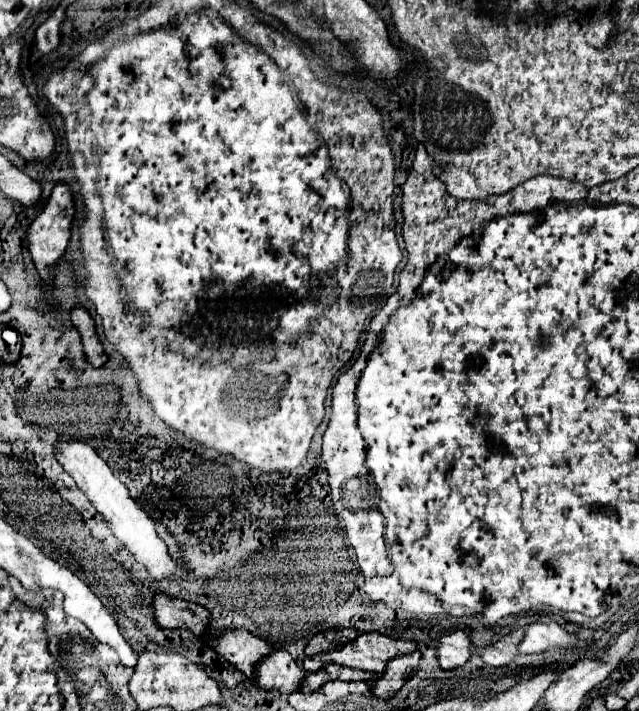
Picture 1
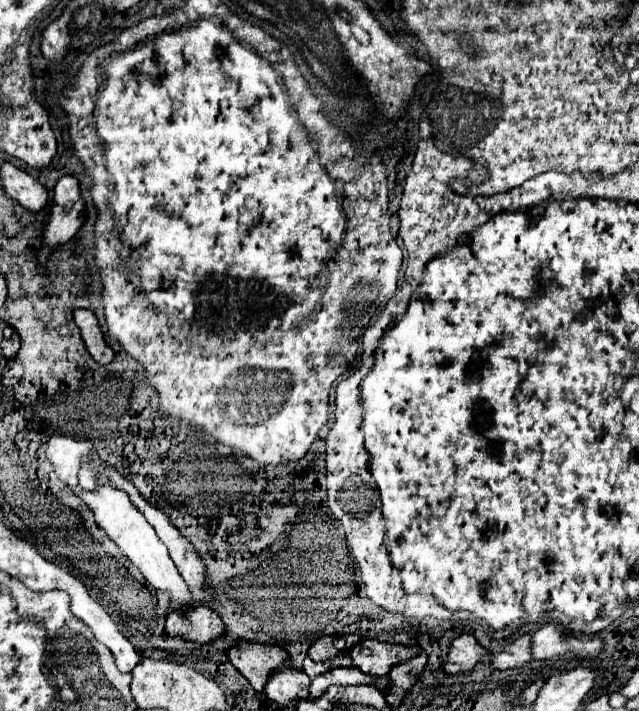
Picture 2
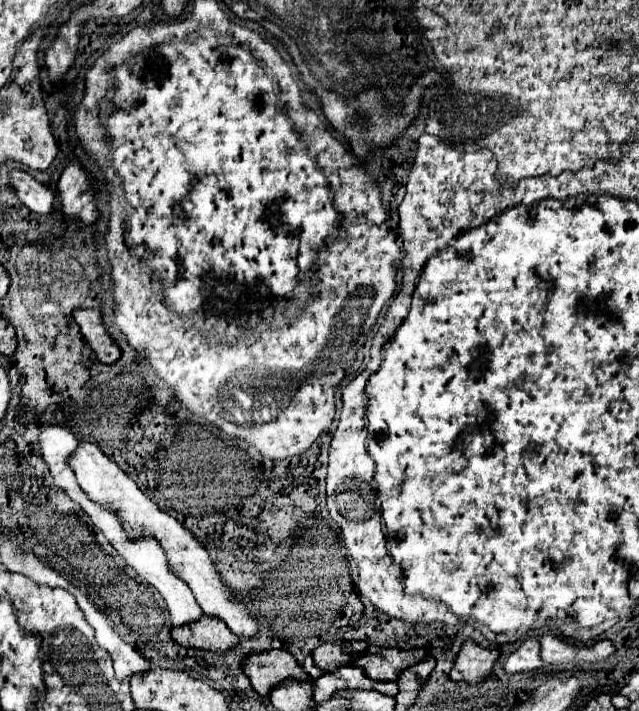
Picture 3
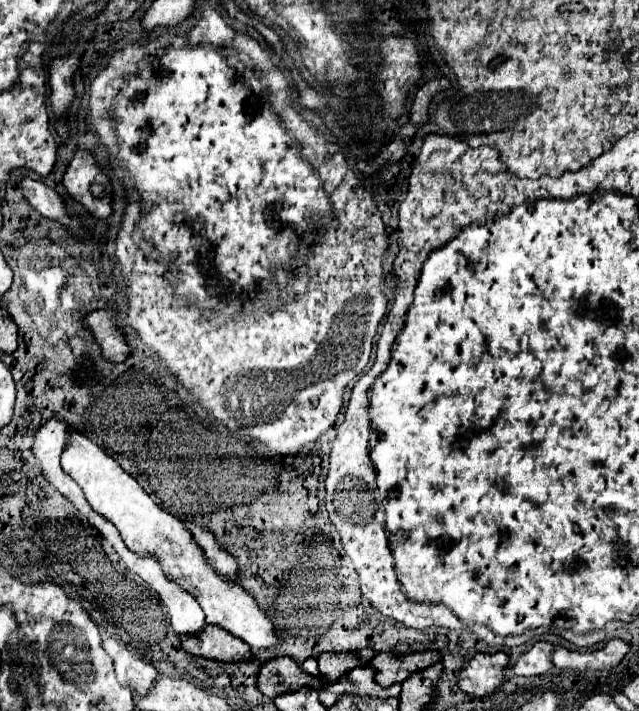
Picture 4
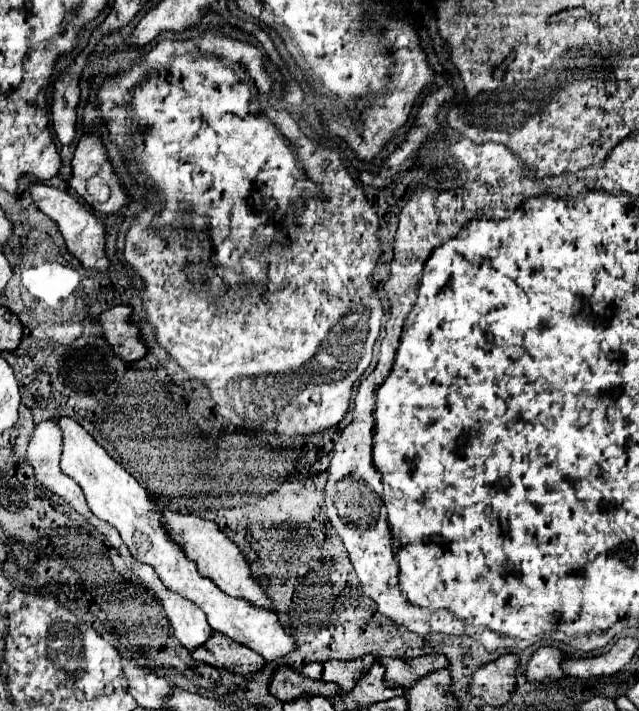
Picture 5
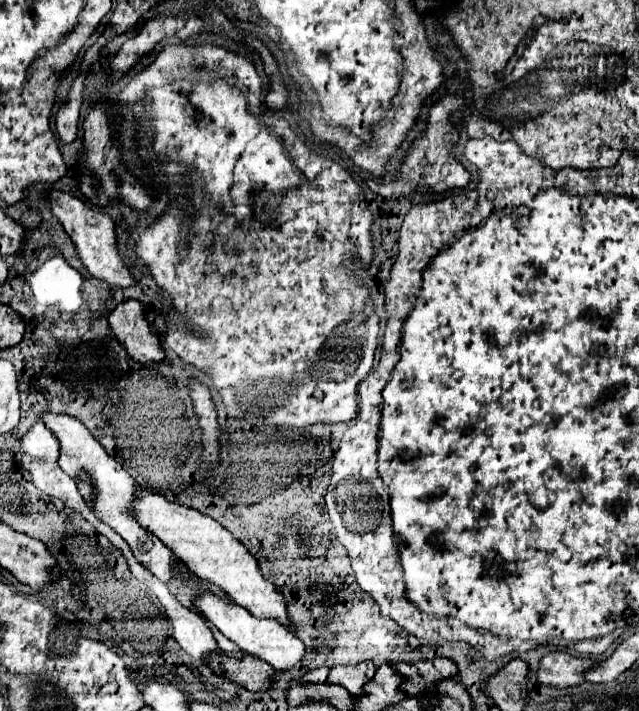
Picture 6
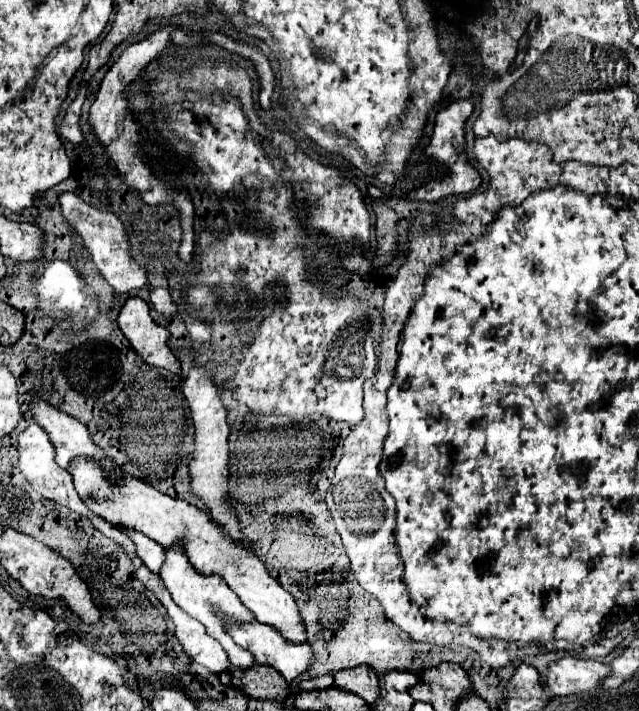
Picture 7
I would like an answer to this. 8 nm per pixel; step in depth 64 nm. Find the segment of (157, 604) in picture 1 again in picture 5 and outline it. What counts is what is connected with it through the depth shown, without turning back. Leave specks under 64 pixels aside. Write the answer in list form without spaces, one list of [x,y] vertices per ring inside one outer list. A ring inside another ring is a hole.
[[[212,630],[212,636],[208,638],[208,644],[204,644],[204,648],[196,648],[196,652],[192,652],[192,658],[212,666],[228,668],[242,676],[250,676],[264,666],[264,658],[260,654],[252,652],[244,644],[234,642],[232,638],[220,636],[220,632],[216,630]]]

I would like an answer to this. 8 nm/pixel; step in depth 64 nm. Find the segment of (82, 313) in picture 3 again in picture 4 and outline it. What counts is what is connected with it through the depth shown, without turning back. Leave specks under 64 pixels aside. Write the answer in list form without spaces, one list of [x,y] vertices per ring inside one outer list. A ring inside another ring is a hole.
[[[94,310],[82,316],[82,326],[92,332],[102,350],[102,358],[106,358],[108,362],[124,362],[130,354],[130,348],[112,324],[112,316],[112,310]]]

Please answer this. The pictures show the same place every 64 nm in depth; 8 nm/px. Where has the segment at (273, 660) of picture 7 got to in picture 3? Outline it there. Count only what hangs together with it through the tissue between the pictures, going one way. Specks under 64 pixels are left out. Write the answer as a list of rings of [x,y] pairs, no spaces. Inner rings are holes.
[[[82,442],[80,448],[72,454],[70,458],[70,466],[78,478],[80,488],[94,500],[100,504],[112,502],[112,508],[116,508],[120,512],[120,518],[128,530],[128,534],[134,538],[140,532],[150,532],[154,534],[154,538],[162,544],[162,548],[168,554],[168,562],[172,566],[172,570],[190,586],[192,594],[196,596],[196,602],[200,604],[200,608],[204,610],[204,614],[208,616],[216,616],[220,620],[226,622],[226,626],[234,632],[234,634],[242,634],[242,636],[254,636],[258,632],[258,622],[254,616],[248,614],[248,610],[242,604],[232,602],[232,594],[224,588],[218,572],[212,566],[210,556],[206,554],[206,550],[194,540],[194,536],[172,516],[168,516],[166,512],[162,512],[138,486],[134,480],[130,480],[110,458],[106,458],[100,448],[96,444],[90,442]]]

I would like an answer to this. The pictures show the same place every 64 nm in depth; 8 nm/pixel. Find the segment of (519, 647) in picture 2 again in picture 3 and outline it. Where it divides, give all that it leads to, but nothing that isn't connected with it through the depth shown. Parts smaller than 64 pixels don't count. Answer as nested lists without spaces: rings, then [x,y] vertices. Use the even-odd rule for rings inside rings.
[[[536,638],[524,640],[510,656],[502,658],[502,668],[506,672],[528,672],[534,668],[540,668],[540,644]]]

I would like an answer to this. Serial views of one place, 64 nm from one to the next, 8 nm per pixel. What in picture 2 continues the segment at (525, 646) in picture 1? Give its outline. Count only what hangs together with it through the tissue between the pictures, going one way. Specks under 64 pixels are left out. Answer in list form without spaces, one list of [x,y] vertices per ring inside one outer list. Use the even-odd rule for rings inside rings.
[[[546,622],[532,634],[530,652],[536,660],[568,656],[580,652],[580,658],[594,658],[602,648],[602,640],[578,640],[574,636],[566,636],[562,628],[554,622]]]

